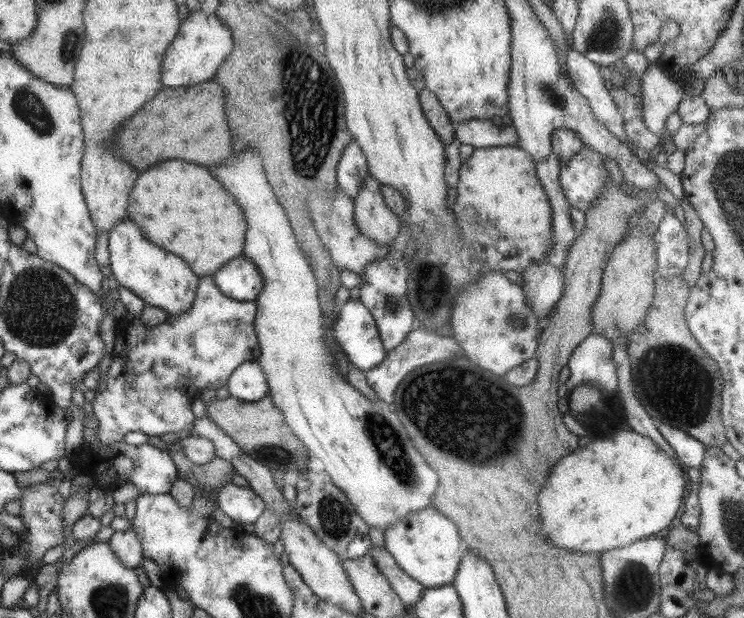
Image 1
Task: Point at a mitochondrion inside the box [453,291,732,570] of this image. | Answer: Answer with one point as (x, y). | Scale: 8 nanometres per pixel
(683, 383)

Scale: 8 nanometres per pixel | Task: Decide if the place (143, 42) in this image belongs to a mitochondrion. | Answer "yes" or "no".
no

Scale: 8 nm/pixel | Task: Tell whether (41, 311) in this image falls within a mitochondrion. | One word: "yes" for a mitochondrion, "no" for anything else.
yes

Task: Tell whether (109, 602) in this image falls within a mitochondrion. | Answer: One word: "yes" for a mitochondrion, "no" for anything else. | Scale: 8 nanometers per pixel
yes

